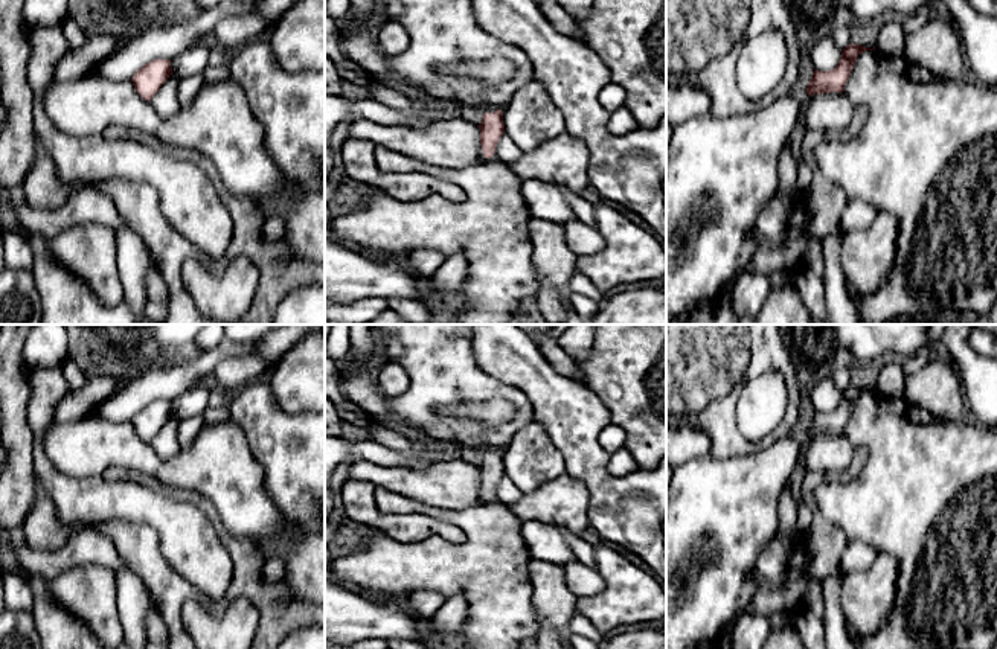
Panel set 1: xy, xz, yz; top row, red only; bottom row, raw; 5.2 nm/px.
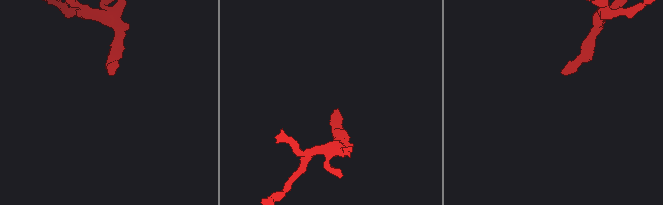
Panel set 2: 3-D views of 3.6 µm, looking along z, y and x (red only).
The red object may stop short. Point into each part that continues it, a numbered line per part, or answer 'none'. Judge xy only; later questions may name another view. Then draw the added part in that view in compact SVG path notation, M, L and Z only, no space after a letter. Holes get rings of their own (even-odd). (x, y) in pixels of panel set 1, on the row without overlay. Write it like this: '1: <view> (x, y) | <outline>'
none

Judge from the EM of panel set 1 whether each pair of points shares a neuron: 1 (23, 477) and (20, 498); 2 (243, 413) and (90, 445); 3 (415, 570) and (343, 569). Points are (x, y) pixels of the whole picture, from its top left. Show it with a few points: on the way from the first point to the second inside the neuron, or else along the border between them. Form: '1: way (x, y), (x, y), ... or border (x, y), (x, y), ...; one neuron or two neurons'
1: way (20, 482), (20, 494); one neuron
2: border (230, 419), (241, 430), (252, 450); two neurons
3: way (397, 569), (362, 569); one neuron

